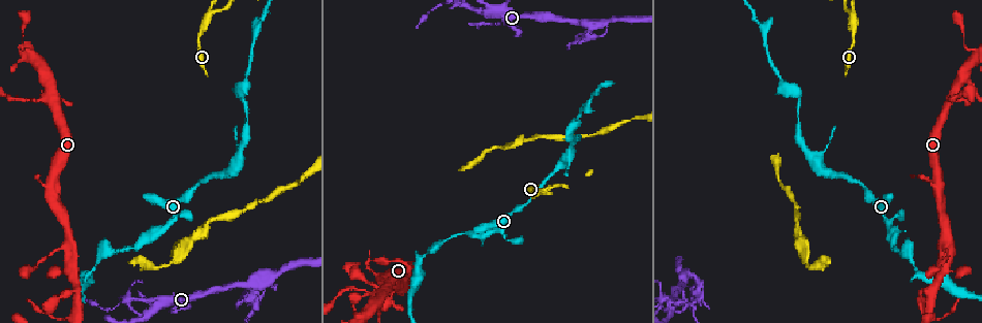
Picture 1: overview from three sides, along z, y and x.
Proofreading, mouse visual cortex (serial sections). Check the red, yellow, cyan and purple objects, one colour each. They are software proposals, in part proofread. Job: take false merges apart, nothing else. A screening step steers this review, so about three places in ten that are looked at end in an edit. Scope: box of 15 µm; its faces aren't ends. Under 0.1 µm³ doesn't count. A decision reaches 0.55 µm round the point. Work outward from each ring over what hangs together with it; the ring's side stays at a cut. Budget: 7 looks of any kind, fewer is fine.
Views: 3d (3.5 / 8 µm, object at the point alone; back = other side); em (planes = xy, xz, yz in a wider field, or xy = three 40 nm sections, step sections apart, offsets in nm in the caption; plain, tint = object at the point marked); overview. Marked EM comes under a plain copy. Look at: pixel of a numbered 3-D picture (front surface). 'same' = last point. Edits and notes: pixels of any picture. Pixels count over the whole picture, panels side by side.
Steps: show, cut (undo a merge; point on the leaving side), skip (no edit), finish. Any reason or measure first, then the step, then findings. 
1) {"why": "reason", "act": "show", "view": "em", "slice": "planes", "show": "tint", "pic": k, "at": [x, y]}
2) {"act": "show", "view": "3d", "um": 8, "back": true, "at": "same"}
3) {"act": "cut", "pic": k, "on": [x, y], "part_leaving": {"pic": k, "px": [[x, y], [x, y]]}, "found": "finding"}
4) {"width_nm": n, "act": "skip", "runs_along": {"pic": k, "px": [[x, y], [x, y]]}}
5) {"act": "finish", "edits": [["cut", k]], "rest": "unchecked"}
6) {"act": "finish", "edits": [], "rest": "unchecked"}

{"why": "three arms meet", "act": "show", "view": "3d", "um": 8, "pic": 1, "at": [261, 278]}

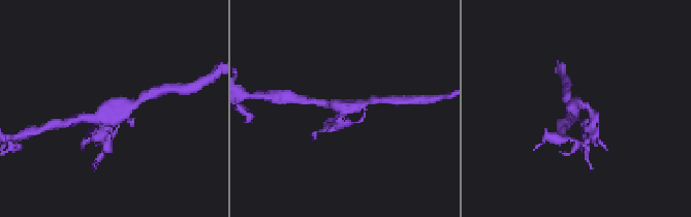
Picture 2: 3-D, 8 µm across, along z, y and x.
{"act": "show", "view": "em", "slice": "xy", "step": 3, "show": "tint", "pic": 2, "at": [112, 109]}

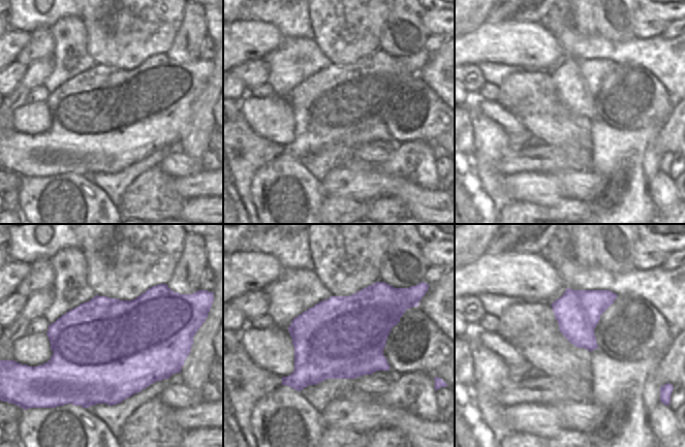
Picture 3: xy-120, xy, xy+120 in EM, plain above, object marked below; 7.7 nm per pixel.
{"width_nm": 650, "act": "skip", "runs_along": {"pic": 2, "px": [[315, 102], [343, 106], [341, 125]]}, "found": "continuous, no second cell"}

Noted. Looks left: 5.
{"why": "sudden change in width", "act": "show", "view": "3d", "um": 8, "pic": 1, "at": [491, 10]}

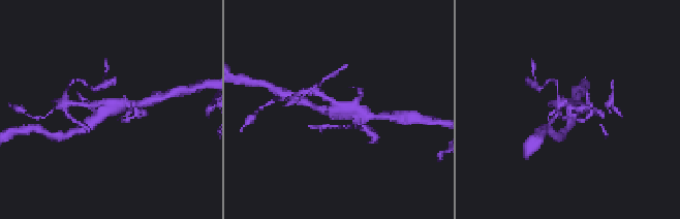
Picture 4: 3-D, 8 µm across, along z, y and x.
{"act": "show", "view": "3d", "um": 3.5, "pic": 4, "at": [570, 105]}

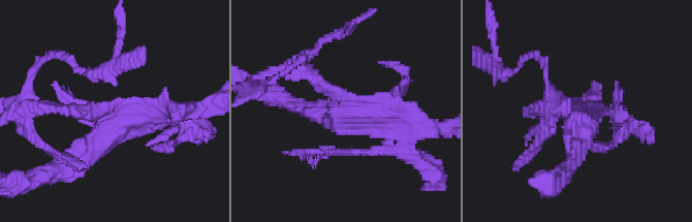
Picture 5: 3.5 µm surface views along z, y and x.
{"arm_widths_nm": [200, 300, 350], "act": "skip", "found": "all the same cell"}

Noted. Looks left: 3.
{"why": "three-way junction", "act": "show", "view": "3d", "um": 3.5, "back": true, "pic": 1, "at": [207, 14]}

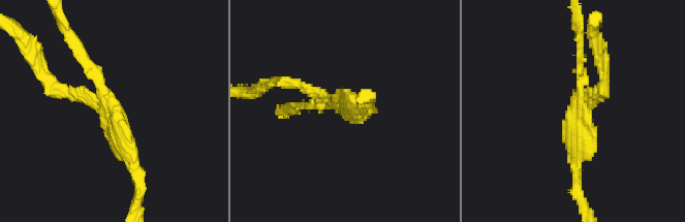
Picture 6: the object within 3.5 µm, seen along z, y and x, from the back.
{"why": "need the tissue", "act": "show", "view": "em", "slice": "xy", "step": 3, "show": "tint", "pic": 6, "at": [337, 104]}

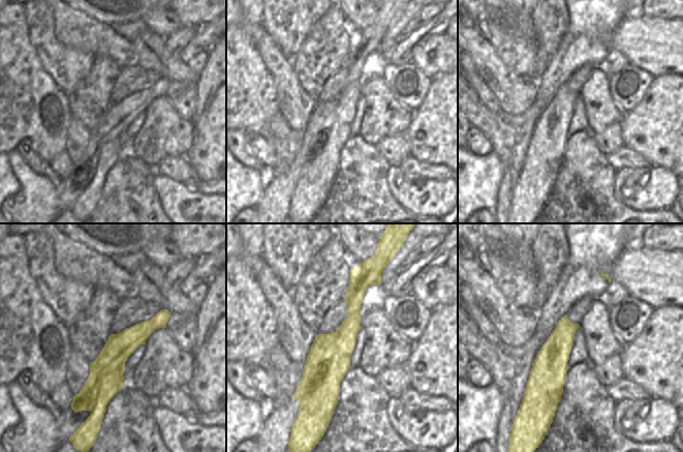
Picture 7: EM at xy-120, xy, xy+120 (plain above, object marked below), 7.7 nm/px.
{"act": "skip", "runs_along": {"pic": 7, "px": [[355, 272], [329, 407]]}, "found": "continuous, no second cell"}

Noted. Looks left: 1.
{"act": "finish", "edits": [], "rest": "unchecked"}

